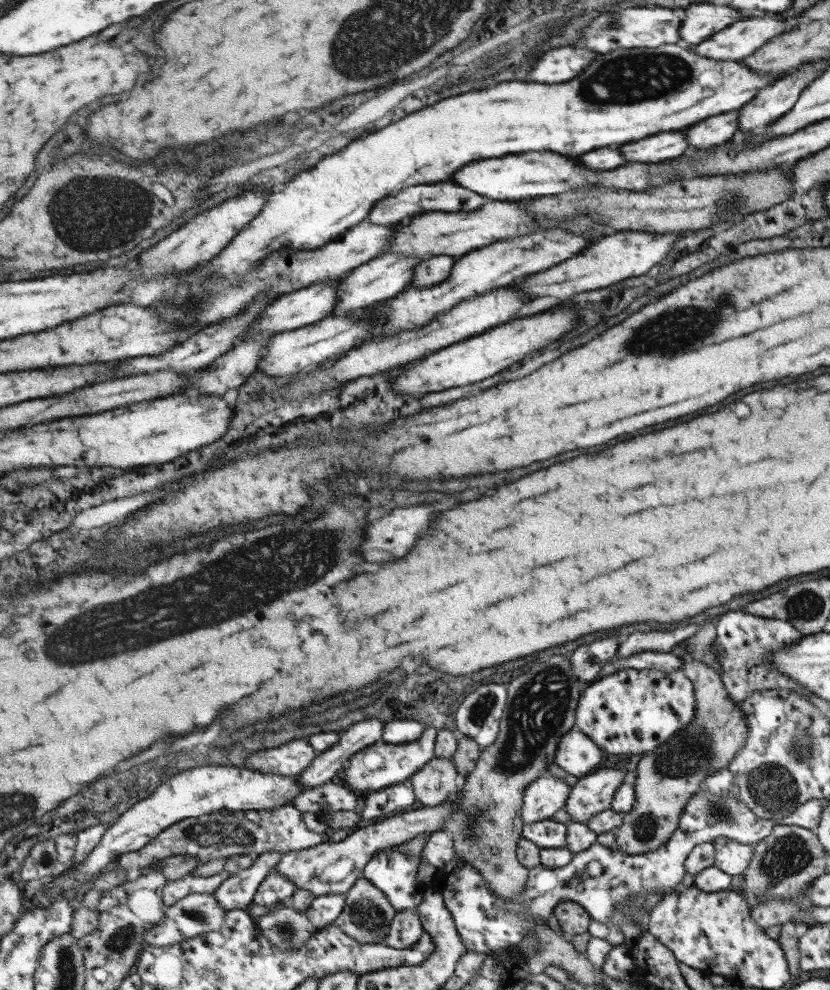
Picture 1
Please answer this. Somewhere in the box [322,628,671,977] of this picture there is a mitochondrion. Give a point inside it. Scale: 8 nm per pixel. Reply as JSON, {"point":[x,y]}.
{"point":[537,711]}

